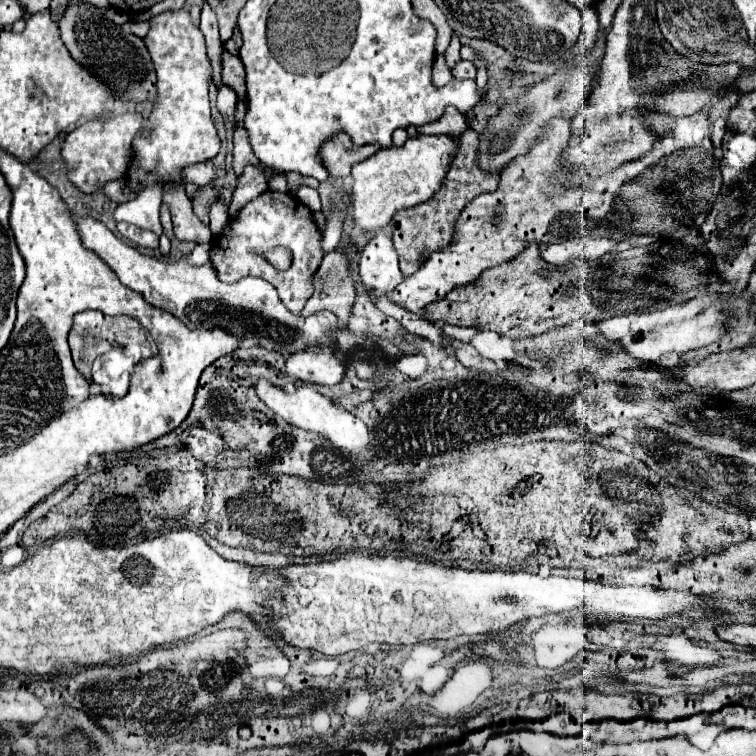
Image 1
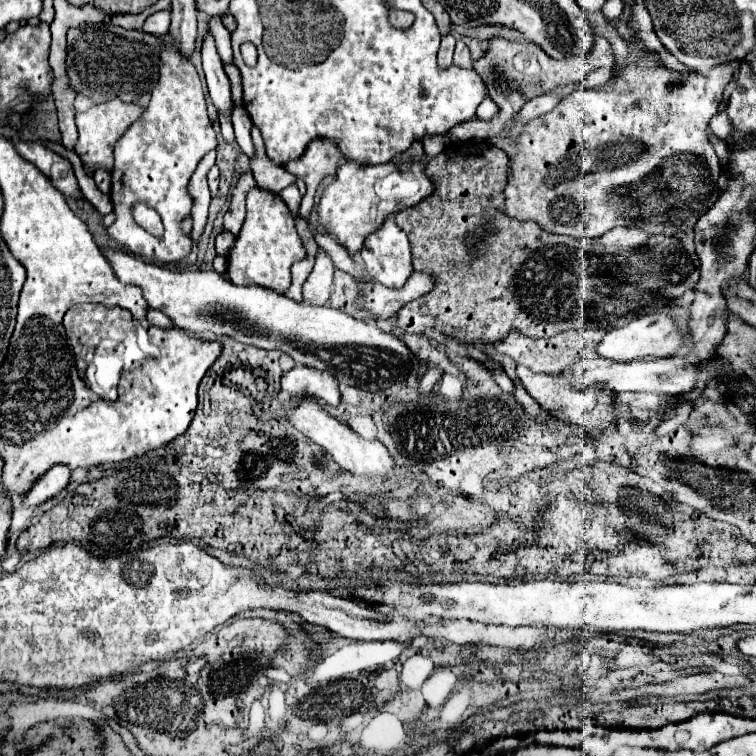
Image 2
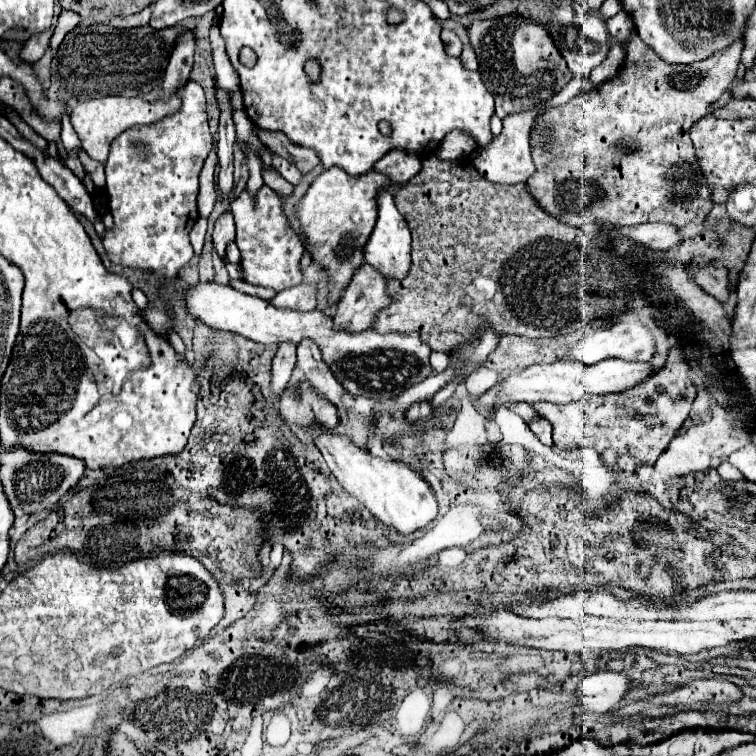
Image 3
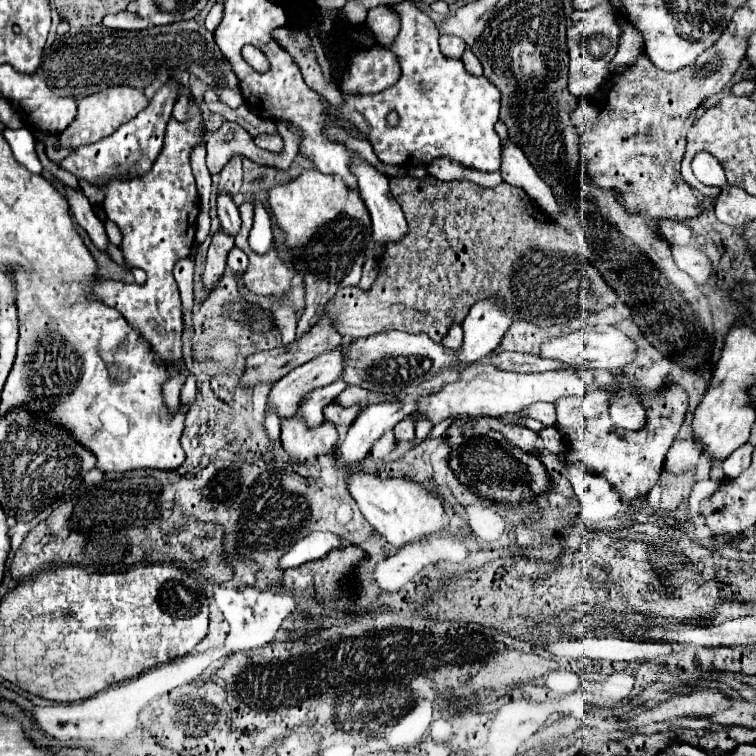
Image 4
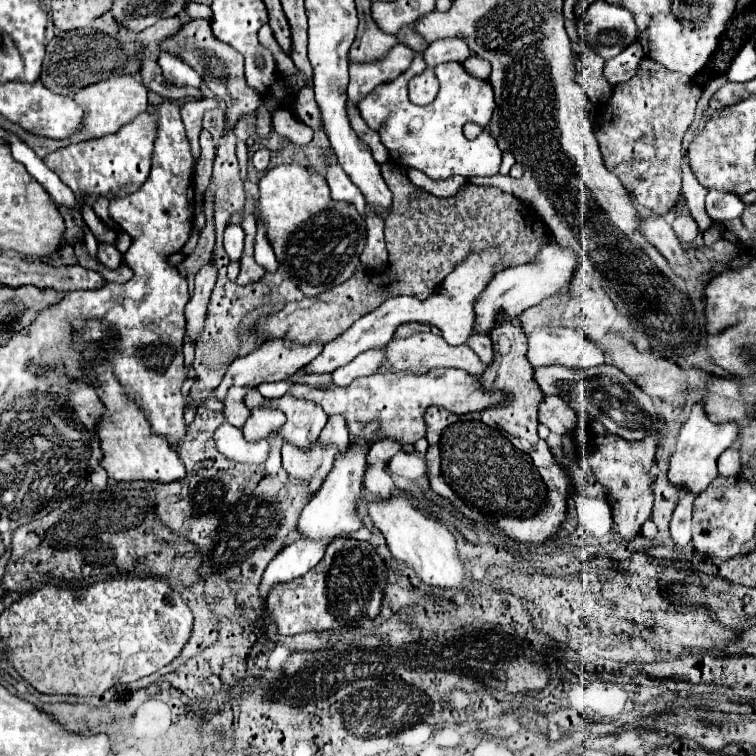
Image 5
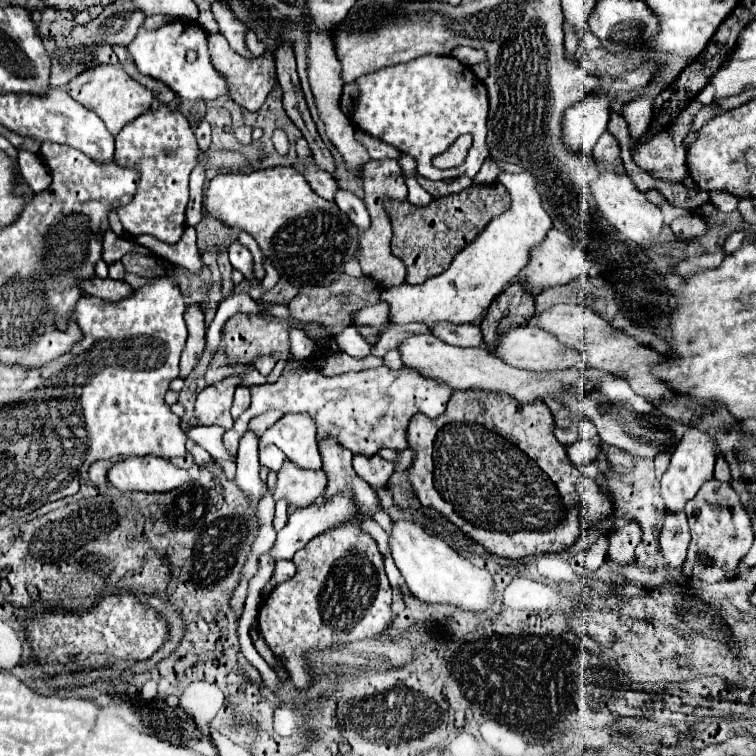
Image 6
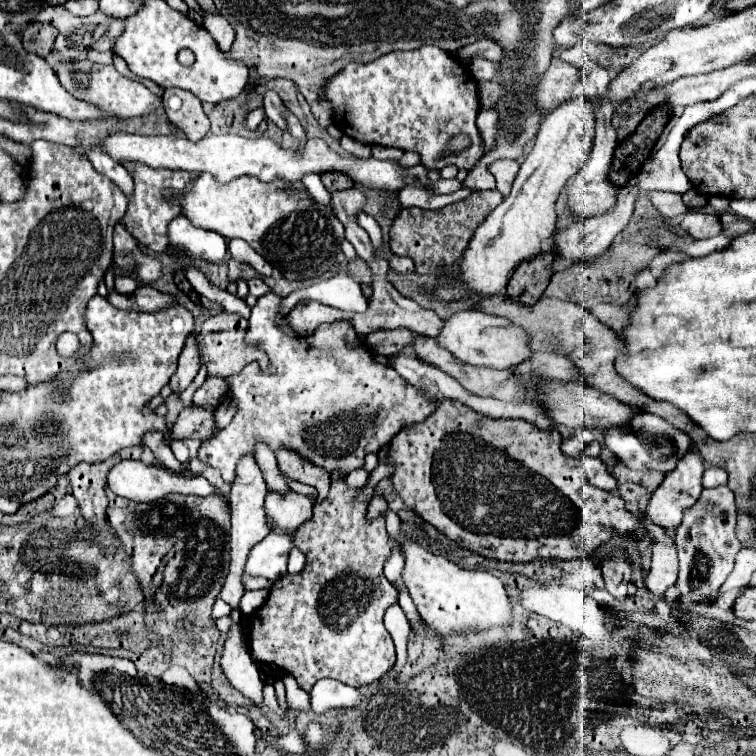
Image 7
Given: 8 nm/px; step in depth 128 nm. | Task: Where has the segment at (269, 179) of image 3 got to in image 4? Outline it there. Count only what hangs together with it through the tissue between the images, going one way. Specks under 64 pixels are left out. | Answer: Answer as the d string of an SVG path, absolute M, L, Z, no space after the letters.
M224 122L216 132L206 134L206 164L210 174L218 174L222 166L232 156L246 156L258 164L270 164L276 168L286 170L294 156L300 152L302 132L296 128L290 138L284 138L284 150L282 152L268 152L262 148L256 148L252 142L252 136L236 122Z

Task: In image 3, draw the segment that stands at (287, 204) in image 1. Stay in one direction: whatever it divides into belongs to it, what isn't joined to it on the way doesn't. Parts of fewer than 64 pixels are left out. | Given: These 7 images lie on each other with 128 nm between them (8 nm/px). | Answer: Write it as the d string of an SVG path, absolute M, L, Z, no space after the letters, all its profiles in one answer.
M262 186L254 202L246 192L242 192L236 200L230 202L230 212L236 220L236 246L242 252L240 268L244 282L272 288L276 292L302 284L300 260L304 256L304 244L288 226L278 194L272 188Z

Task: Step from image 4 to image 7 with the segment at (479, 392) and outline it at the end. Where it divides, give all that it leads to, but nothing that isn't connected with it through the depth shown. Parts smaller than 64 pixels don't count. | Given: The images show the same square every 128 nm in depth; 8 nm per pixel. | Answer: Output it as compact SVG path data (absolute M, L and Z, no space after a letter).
M274 292L260 296L248 318L248 334L244 338L248 346L256 346L266 352L274 372L266 374L256 362L252 362L240 374L226 378L228 394L236 404L236 414L218 436L198 450L198 458L216 468L226 484L236 480L236 466L240 458L254 454L258 442L264 442L272 452L278 448L288 448L330 474L344 472L346 476L348 472L362 468L364 456L378 452L404 426L412 422L424 422L436 410L436 404L428 402L420 392L416 392L416 388L400 378L394 368L378 364L366 346L350 346L350 342L356 342L356 332L348 320L326 322L320 324L310 336L296 336L284 330L282 322L286 316L278 310L280 304L282 298Z

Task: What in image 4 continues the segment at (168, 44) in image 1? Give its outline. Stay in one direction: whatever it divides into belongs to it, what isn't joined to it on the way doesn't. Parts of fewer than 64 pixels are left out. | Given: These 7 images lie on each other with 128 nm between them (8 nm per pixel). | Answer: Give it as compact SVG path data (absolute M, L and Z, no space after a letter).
M196 106L190 108L190 120L188 122L178 122L176 118L170 118L168 126L166 126L166 138L164 138L164 146L160 150L160 156L156 158L152 170L142 176L142 178L134 178L130 182L112 182L106 186L106 198L104 198L104 212L106 216L122 230L122 246L120 250L124 252L126 262L132 262L134 266L146 272L146 282L144 284L124 284L124 282L116 282L116 280L96 280L92 286L92 292L88 298L94 298L98 302L104 302L106 306L116 308L124 320L142 336L148 340L148 344L152 346L152 352L162 358L164 366L170 370L168 380L162 384L162 398L164 404L168 408L168 412L174 416L180 408L180 390L184 386L186 380L186 372L184 372L184 360L182 360L182 330L184 330L184 322L182 322L182 312L180 312L180 292L176 286L176 280L172 276L172 268L174 264L190 254L190 246L194 244L194 230L196 230L196 216L200 210L200 202L198 202L198 194L196 194L196 184L194 184L194 176L192 176L192 168L190 168L190 150L192 146L200 140L200 130L202 130L202 116L200 110Z

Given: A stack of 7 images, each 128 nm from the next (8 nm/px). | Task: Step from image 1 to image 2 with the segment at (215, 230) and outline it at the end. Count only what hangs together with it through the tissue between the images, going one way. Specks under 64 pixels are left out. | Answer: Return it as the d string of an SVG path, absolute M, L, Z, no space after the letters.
M222 232L216 236L216 252L222 254L222 256L228 256L230 250L234 248L234 242L236 238L230 234L230 232Z

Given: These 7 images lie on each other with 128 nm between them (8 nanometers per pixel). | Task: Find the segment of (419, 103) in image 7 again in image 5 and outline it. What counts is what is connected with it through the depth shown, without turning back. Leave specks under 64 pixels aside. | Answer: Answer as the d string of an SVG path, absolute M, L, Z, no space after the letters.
M412 24L401 28L398 39L414 50L412 66L396 80L376 86L358 104L360 116L372 130L380 134L382 144L390 152L390 160L396 166L416 168L430 180L444 180L456 174L468 178L498 174L502 152L496 146L496 140L488 132L482 132L476 140L466 140L466 136L462 134L462 126L466 122L476 122L480 126L486 126L490 122L494 110L494 92L490 82L470 76L458 62L444 62L434 66L434 74L440 82L438 96L426 106L416 106L408 100L408 82L414 74L422 74L426 70L423 53L429 45L414 32Z

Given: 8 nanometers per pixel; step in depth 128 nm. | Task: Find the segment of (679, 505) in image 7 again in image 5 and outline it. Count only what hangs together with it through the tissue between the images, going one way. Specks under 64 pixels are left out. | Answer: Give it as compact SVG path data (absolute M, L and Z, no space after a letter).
M694 404L688 420L684 422L678 444L674 454L670 456L670 470L668 470L668 480L674 486L680 486L688 490L690 494L700 494L716 476L716 460L718 456L738 438L738 424L736 422L724 422L724 424L712 424L706 414L702 404Z

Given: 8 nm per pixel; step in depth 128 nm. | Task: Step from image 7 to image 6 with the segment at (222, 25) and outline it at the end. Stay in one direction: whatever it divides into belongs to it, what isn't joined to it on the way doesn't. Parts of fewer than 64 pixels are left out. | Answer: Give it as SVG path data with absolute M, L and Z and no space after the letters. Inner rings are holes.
M210 10L200 12L198 22L200 22L200 26L202 26L206 32L210 32L210 34L218 34L218 24L216 24L216 18L212 16L212 12L210 12ZM248 30L248 32L244 34L244 40L246 40L246 48L248 48L248 50L250 50L254 56L264 52L264 44L262 44L262 42L260 42L260 40L254 36L254 32L250 32L250 30Z

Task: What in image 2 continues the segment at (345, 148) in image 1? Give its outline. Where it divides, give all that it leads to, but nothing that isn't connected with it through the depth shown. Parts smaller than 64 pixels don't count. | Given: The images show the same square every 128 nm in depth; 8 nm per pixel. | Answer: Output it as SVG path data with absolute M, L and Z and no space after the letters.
M312 140L298 160L292 160L292 162L284 164L284 168L290 174L296 174L298 178L302 178L306 182L306 194L302 198L299 209L302 218L307 219L309 217L315 205L316 186L320 184L320 180L326 174L336 172L336 166L338 166L340 158L342 158L342 154L336 148L336 144L332 144L328 140Z

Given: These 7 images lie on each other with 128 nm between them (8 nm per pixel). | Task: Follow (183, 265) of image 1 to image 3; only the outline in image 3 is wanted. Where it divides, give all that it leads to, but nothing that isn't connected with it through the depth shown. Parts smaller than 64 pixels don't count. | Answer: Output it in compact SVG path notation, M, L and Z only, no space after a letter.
M216 282L198 284L194 290L186 292L188 312L206 322L212 328L236 332L260 344L280 344L294 342L298 344L302 338L312 338L320 350L324 362L330 366L334 376L352 396L368 396L368 398L392 398L404 392L406 388L418 384L426 376L432 374L430 366L430 348L420 340L420 334L410 332L392 332L378 334L374 330L364 330L350 334L346 330L332 330L332 318L320 310L312 312L292 312L270 306L268 300L260 300L256 296L242 294L232 286L220 286Z

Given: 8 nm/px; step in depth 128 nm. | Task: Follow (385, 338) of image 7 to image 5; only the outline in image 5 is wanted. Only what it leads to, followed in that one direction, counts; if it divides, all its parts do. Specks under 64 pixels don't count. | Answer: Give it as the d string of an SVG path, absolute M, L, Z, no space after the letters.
M402 324L394 336L412 336L412 334L418 334L418 332L432 332L432 334L438 334L438 328L434 326L424 326L424 324Z

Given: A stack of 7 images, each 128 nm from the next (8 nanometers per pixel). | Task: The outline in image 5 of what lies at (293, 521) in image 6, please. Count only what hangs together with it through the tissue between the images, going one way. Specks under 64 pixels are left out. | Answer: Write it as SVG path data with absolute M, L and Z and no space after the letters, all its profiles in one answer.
M360 442L352 444L346 454L338 456L334 462L332 472L320 486L320 490L314 494L314 498L306 504L298 518L298 534L304 540L324 540L334 538L342 532L356 532L364 528L364 522L358 514L358 502L360 502L360 490L362 490L362 476L366 472L366 452L368 446Z

